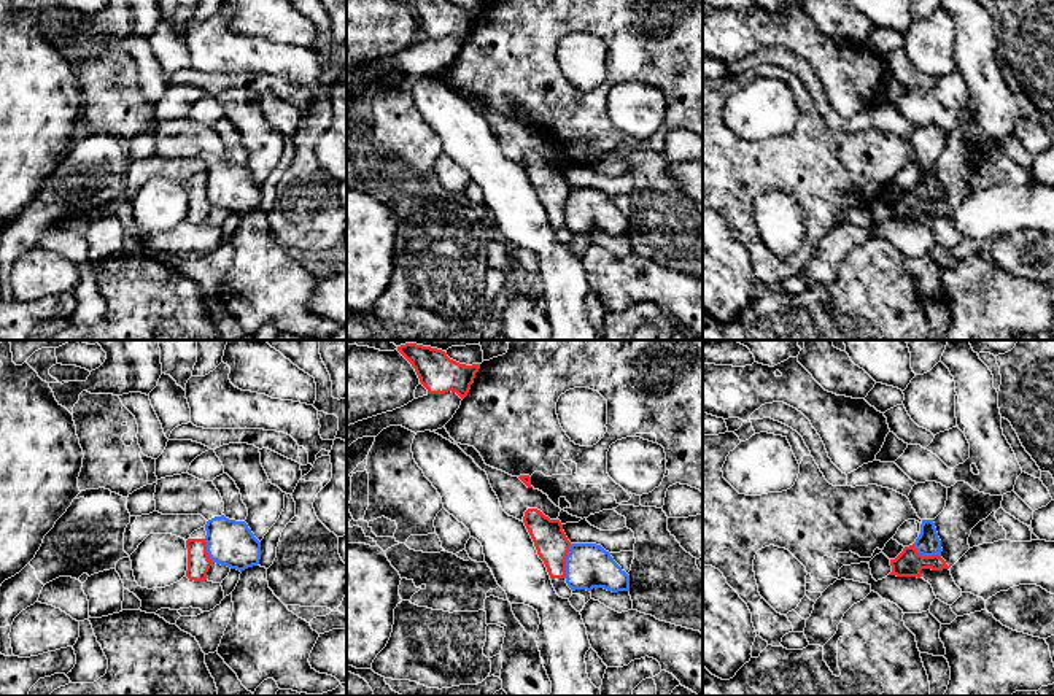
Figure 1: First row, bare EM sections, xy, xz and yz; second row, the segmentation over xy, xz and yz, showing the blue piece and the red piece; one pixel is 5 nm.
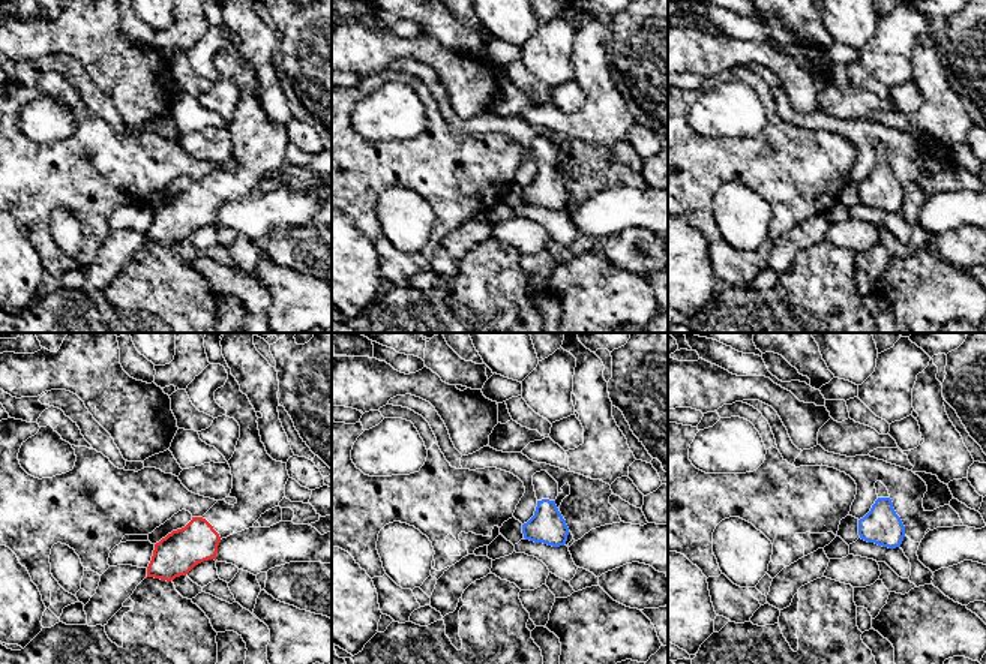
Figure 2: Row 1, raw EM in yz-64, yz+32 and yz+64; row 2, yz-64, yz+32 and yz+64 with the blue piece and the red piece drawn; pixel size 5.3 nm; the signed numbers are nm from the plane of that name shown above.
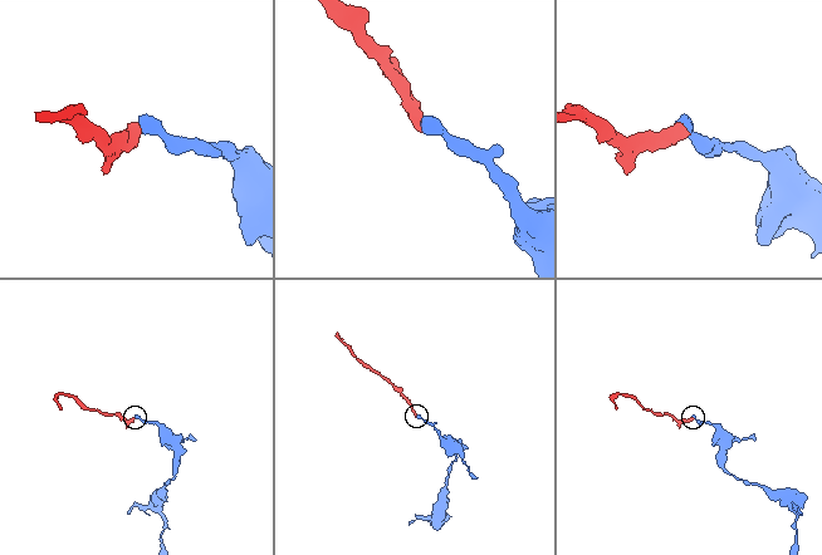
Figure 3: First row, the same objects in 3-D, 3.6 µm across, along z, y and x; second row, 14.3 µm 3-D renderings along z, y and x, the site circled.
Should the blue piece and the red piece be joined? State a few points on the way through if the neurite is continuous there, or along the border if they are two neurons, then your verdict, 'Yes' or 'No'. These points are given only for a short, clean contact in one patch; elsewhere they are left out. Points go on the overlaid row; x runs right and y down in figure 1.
Boundary: xz (571, 544), (566, 553), (565, 577). No

